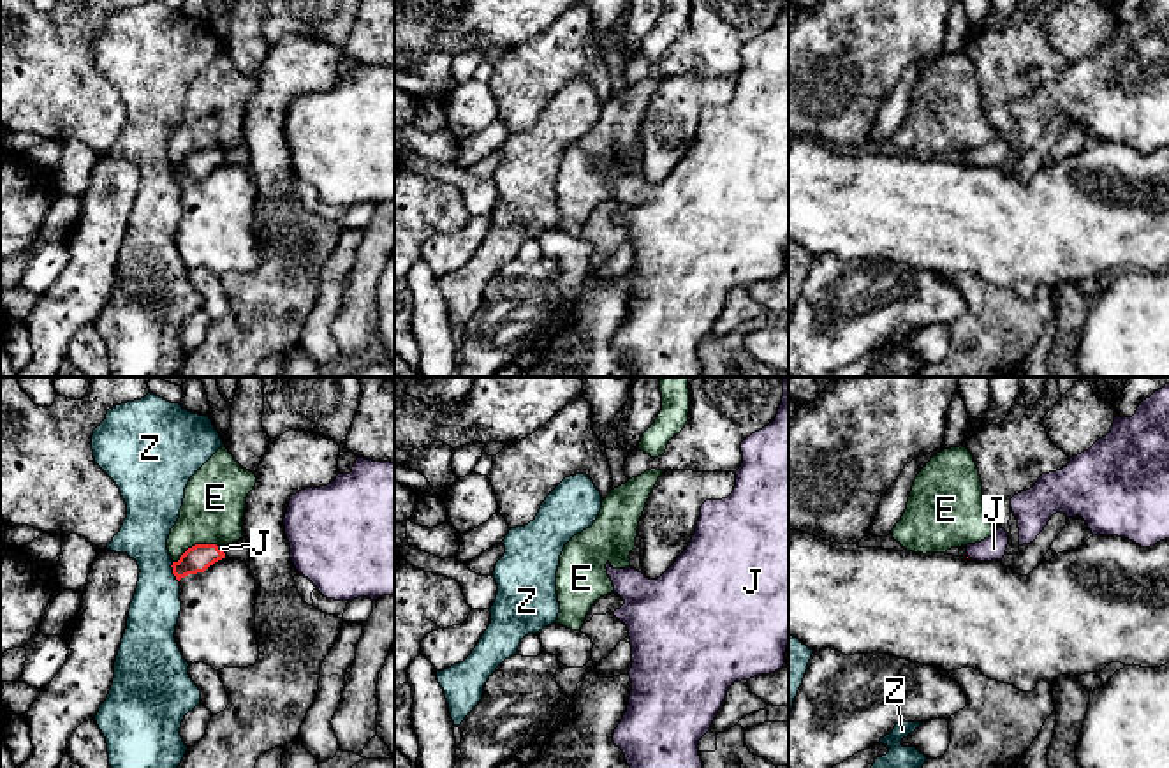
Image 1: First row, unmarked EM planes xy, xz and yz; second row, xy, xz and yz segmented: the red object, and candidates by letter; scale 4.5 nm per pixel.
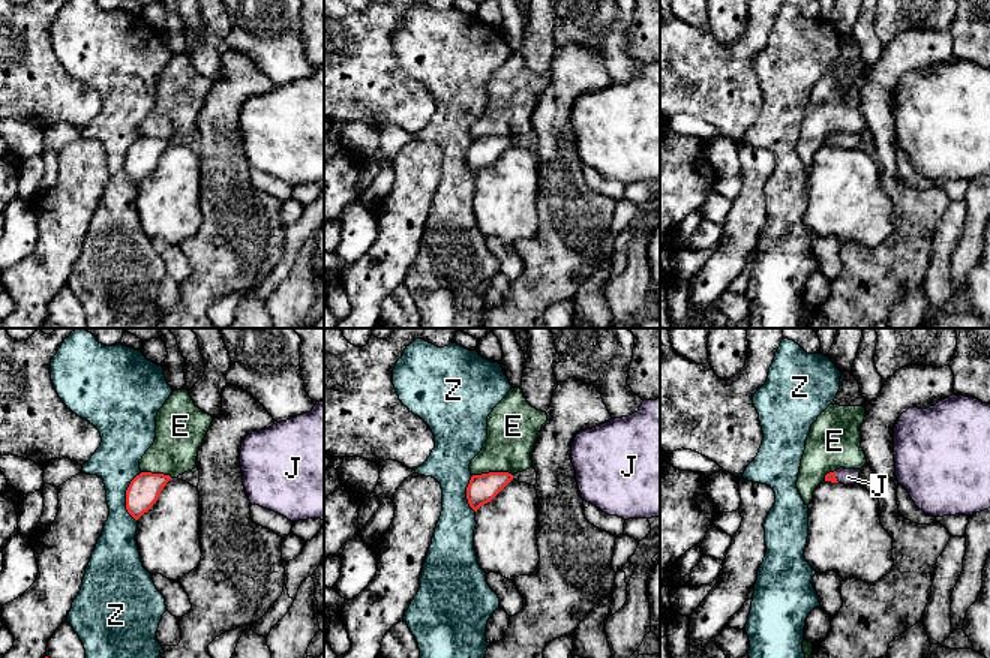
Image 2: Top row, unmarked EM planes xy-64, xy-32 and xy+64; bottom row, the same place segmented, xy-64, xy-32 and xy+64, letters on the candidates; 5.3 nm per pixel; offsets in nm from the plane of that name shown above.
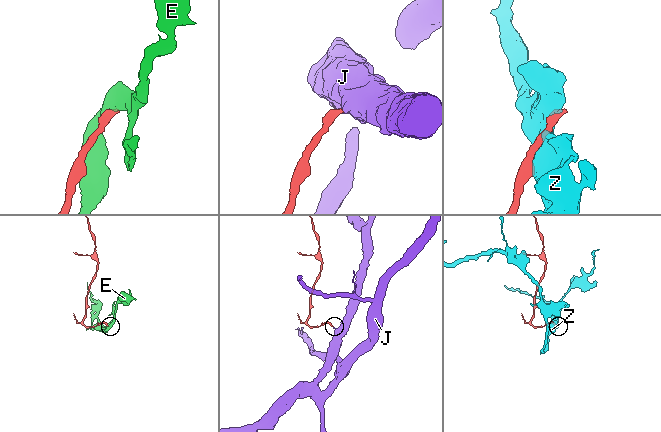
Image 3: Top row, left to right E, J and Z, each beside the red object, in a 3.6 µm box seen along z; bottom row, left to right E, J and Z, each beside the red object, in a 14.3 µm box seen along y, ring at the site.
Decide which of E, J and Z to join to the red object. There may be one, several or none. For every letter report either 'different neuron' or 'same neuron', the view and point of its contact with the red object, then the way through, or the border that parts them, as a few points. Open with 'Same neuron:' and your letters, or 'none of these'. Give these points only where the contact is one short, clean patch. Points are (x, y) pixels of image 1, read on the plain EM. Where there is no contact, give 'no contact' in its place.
Same neuron: J
E: different neuron; meets red in xy at (196, 150); border along xy (217, 150), (192, 150), (173, 168)
J: same neuron; meets red in xy at (219, 155); runs through xy (198, 164), (219, 155), (222, 154)
Z: different neuron; meets red in xy at (173, 178)

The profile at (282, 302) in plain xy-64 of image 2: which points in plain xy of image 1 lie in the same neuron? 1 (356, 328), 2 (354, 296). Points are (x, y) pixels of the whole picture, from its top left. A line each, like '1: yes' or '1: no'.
1: yes
2: yes

